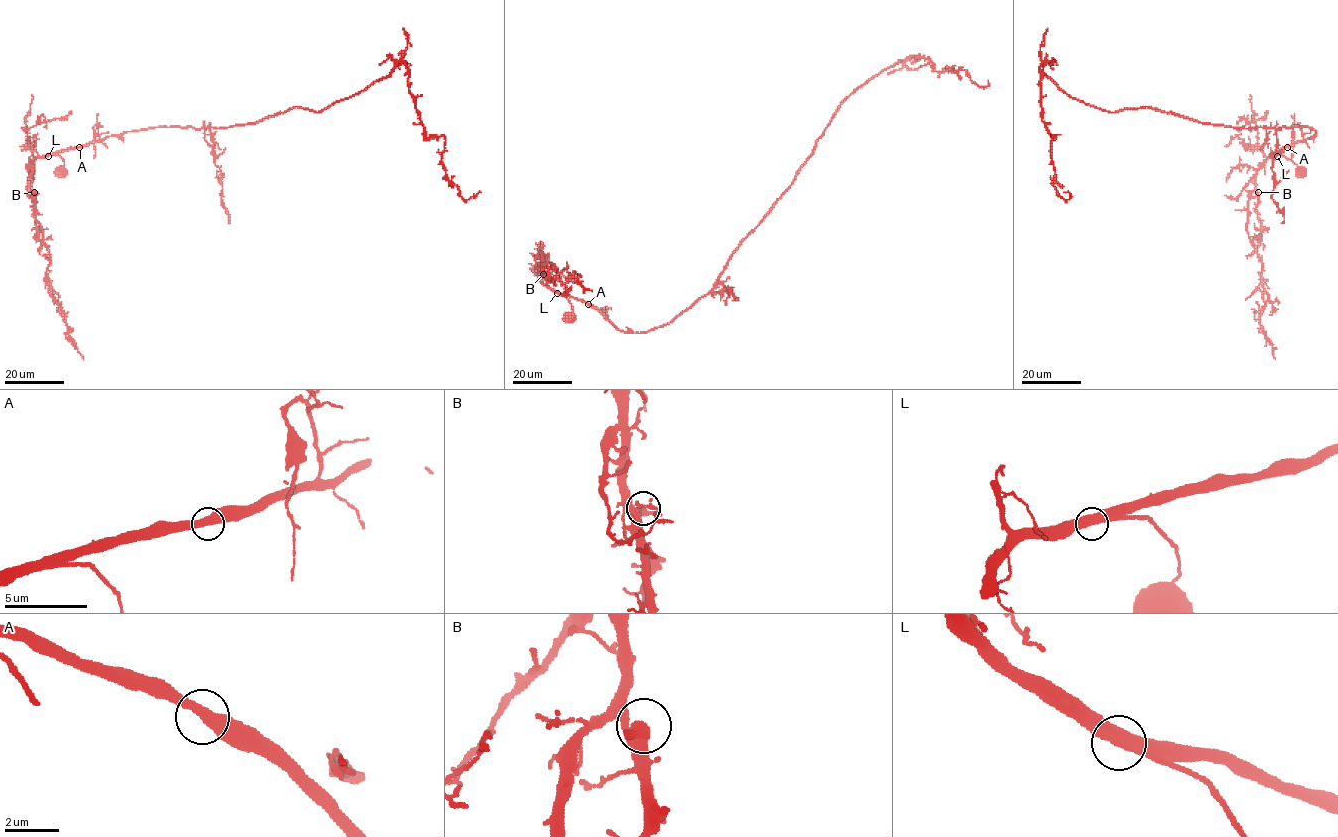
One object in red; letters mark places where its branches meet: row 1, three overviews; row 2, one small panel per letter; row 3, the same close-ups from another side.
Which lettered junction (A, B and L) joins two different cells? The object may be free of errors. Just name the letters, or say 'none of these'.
none of these

